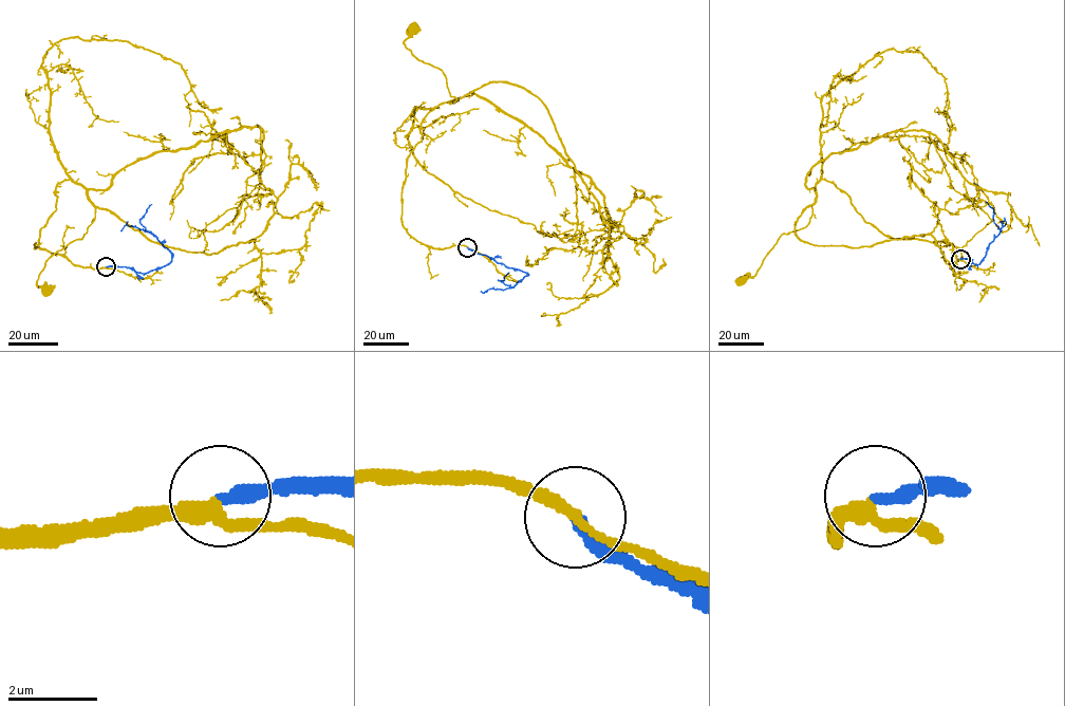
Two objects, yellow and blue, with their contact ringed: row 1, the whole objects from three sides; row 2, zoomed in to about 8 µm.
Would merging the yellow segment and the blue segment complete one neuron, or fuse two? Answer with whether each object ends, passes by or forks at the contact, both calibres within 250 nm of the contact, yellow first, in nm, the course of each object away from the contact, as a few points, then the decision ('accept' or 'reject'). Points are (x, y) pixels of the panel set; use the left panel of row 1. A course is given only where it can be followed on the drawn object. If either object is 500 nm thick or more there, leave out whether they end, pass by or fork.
yellow passes by | blue ends | 240/280 nm | yellow via (106, 266), (34, 247), (64, 180), (86, 189), (95, 219), (45, 262), (37, 281), (47, 288) | blue via (106, 266), (126, 266), (147, 273), (171, 261), (171, 253), (141, 223), (151, 204) | accept

